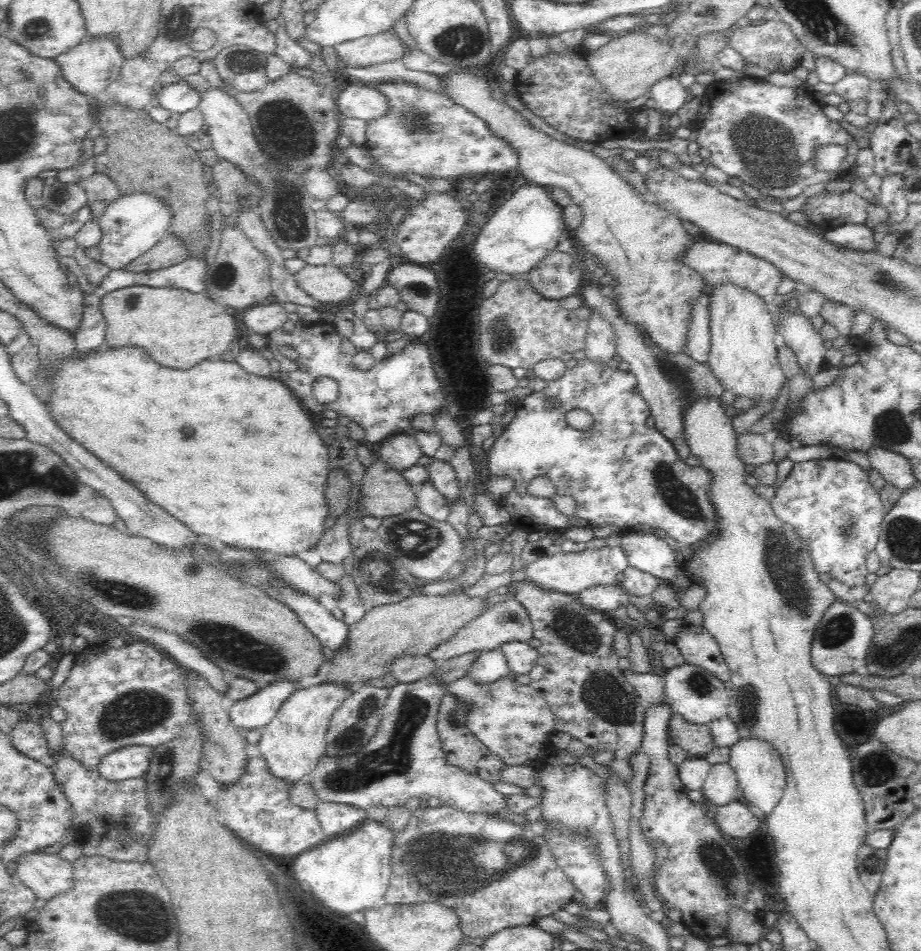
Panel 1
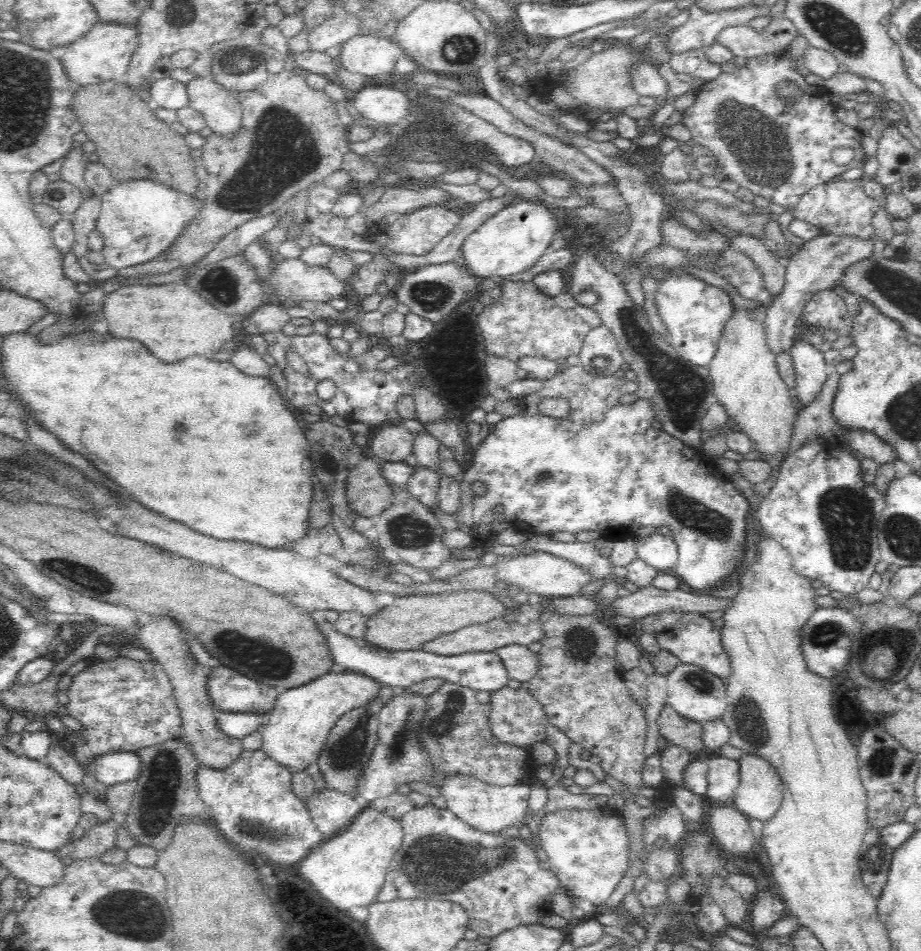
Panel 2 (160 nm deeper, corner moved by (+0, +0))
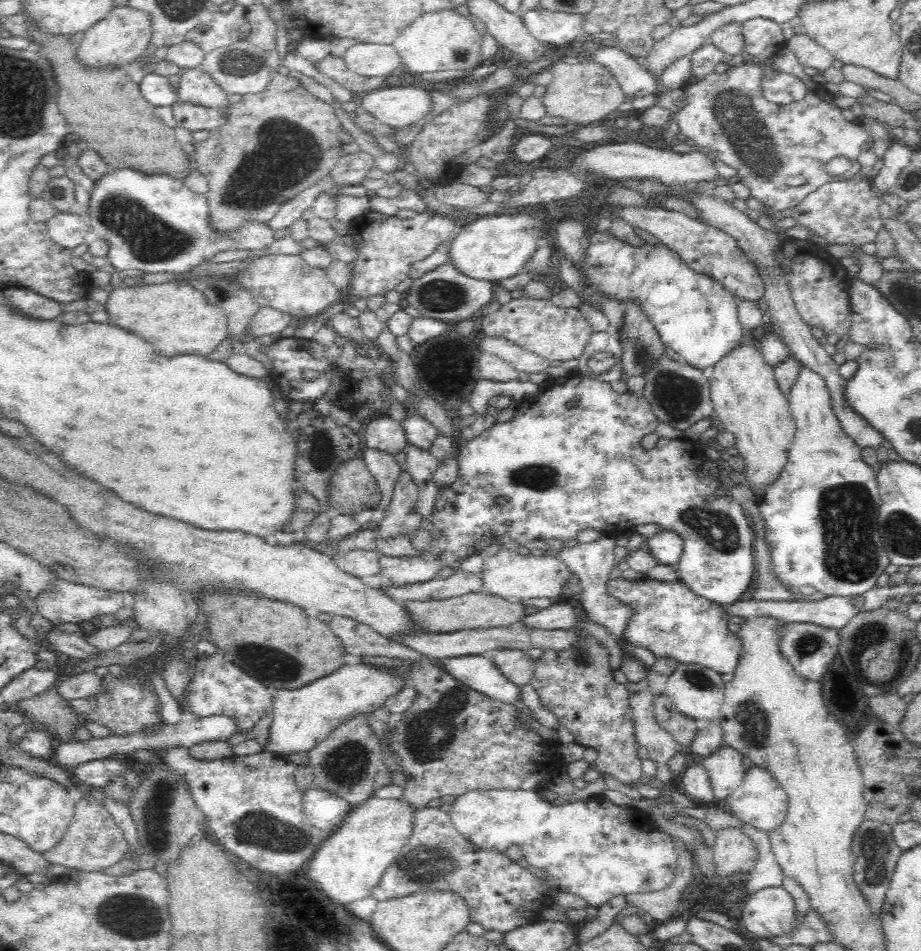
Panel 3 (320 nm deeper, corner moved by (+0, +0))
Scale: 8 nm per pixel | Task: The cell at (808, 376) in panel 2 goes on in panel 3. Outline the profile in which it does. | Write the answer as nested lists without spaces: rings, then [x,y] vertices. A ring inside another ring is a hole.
[[[801,367],[787,399],[796,432],[784,470],[759,500],[772,573],[792,591],[812,586],[815,592],[827,597],[864,594],[877,586],[878,577],[890,564],[878,528],[877,512],[881,498],[876,484],[875,466],[864,462],[860,446],[844,432],[833,411],[826,383],[816,371]]]

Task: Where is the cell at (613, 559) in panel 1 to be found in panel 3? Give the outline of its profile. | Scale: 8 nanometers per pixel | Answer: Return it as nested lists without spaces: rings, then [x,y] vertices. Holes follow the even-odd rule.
[[[503,548],[493,556],[484,556],[480,577],[482,577],[483,592],[498,598],[520,601],[557,597],[571,574],[563,560],[550,552],[545,556],[537,557],[526,552],[520,555],[514,550]]]

